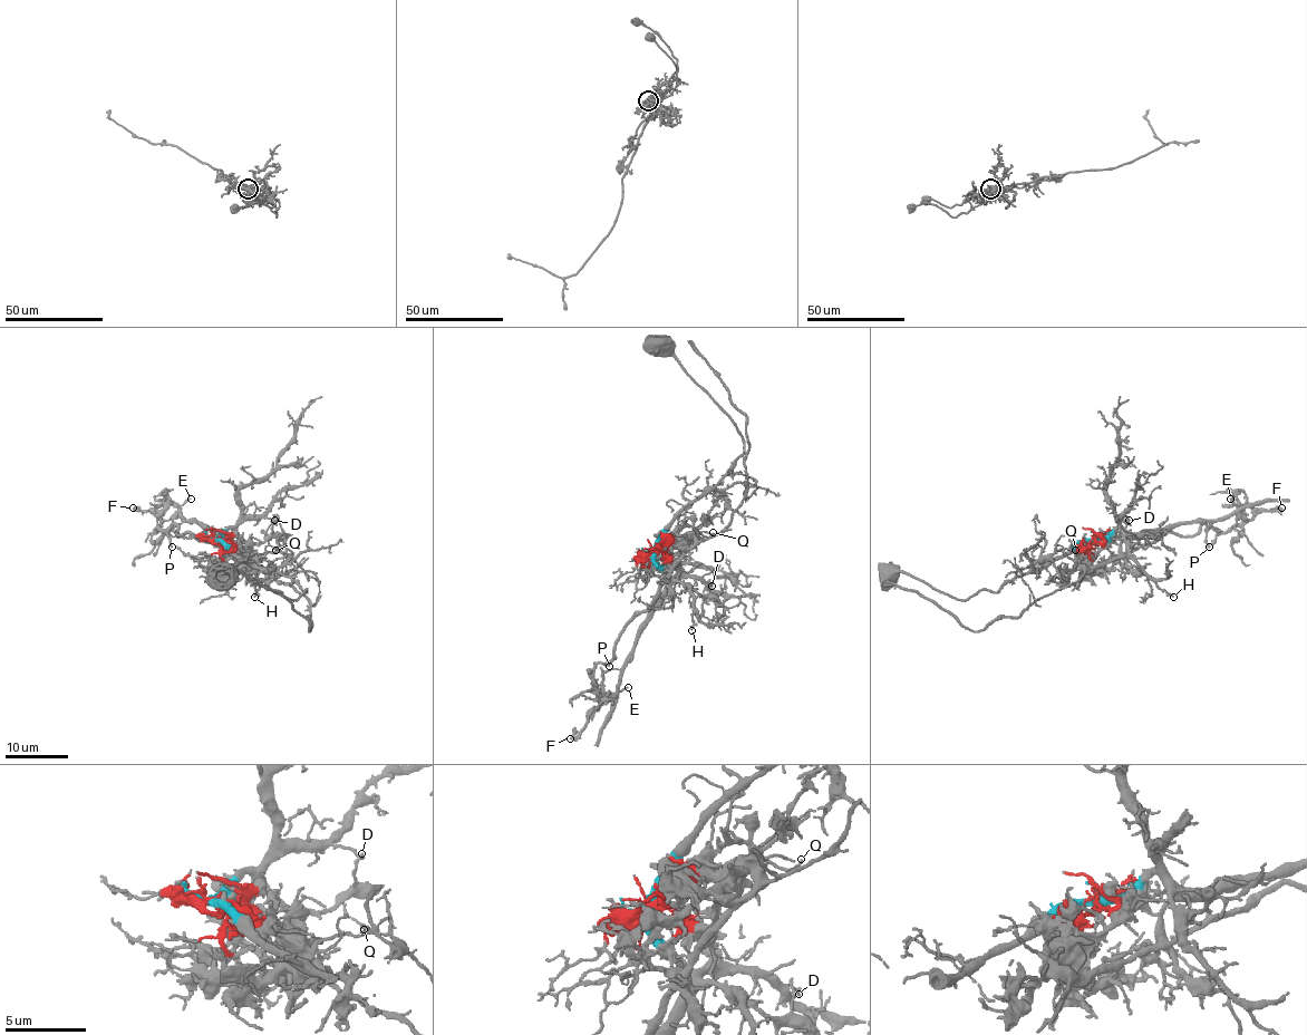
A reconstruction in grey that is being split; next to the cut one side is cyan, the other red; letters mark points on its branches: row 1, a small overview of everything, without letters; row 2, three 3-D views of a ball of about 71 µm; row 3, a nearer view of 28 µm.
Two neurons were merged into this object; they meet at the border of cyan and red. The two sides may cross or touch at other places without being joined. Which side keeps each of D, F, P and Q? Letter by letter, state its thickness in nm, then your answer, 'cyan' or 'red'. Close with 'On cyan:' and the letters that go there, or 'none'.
D: calibre 170 nm; cyan
F: calibre 260 nm; red
P: calibre 140 nm; red
Q: calibre 140 nm; red
On cyan: D

